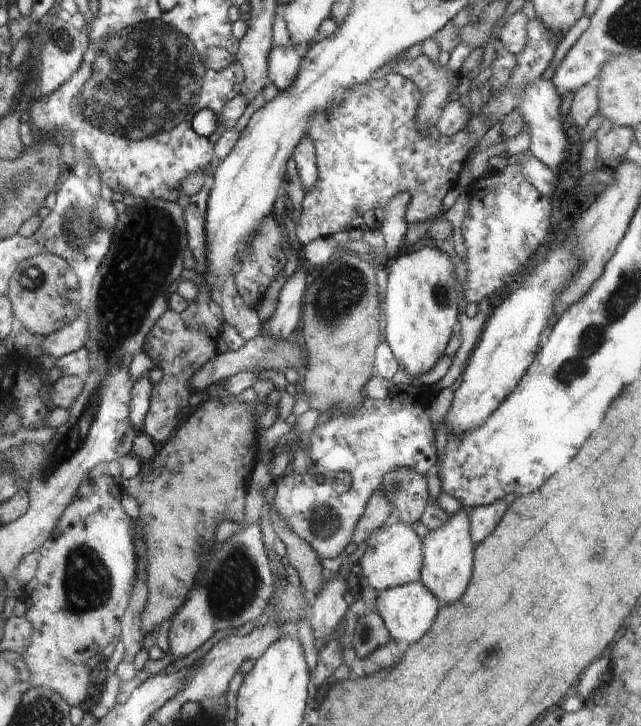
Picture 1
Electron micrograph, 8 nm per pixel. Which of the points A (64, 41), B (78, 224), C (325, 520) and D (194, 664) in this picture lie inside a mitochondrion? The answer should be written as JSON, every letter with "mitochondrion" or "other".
{"A":"mitochondrion","B":"mitochondrion","C":"mitochondrion","D":"other"}

